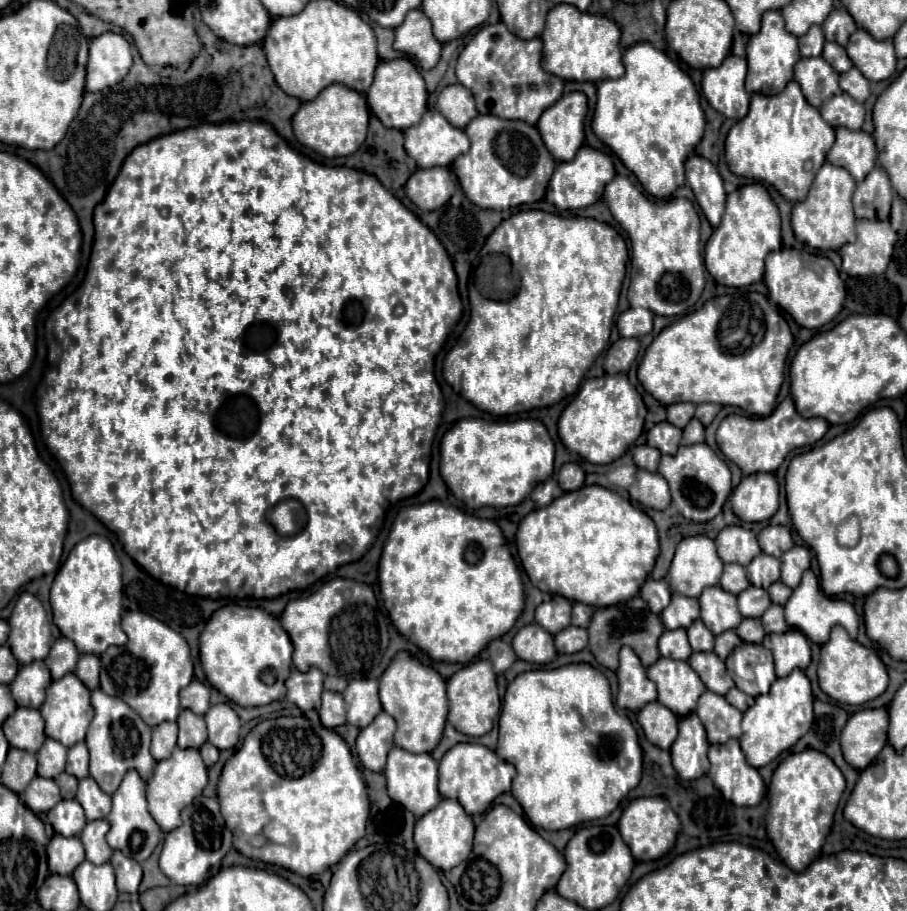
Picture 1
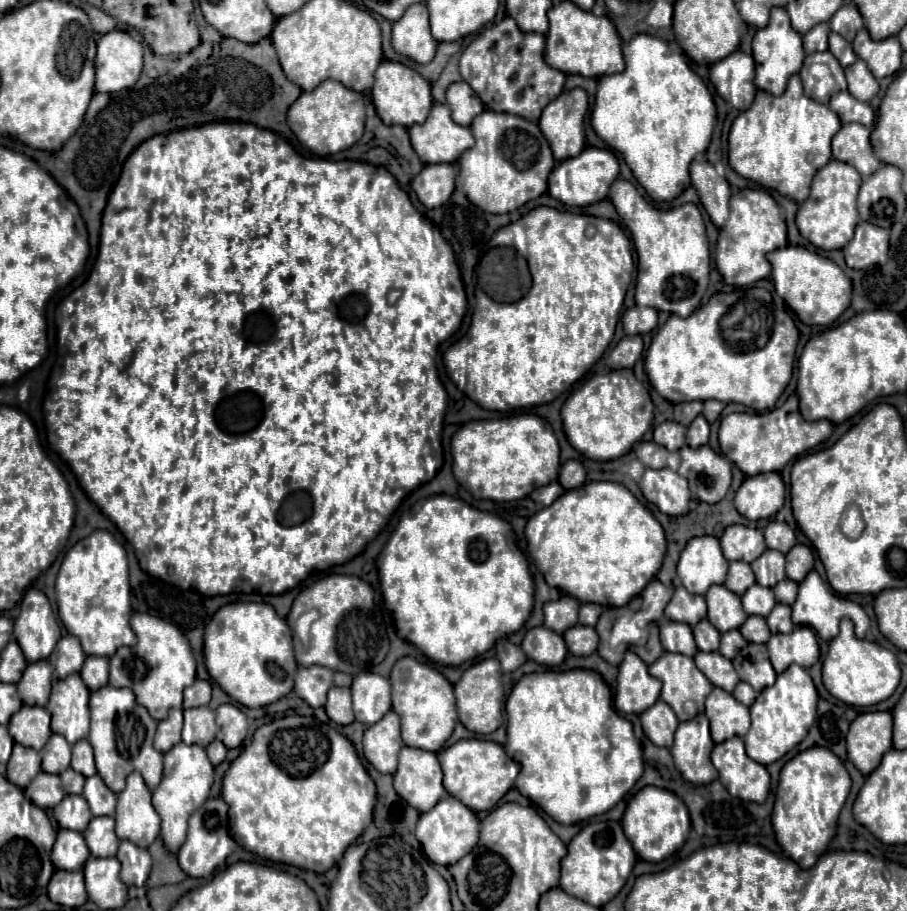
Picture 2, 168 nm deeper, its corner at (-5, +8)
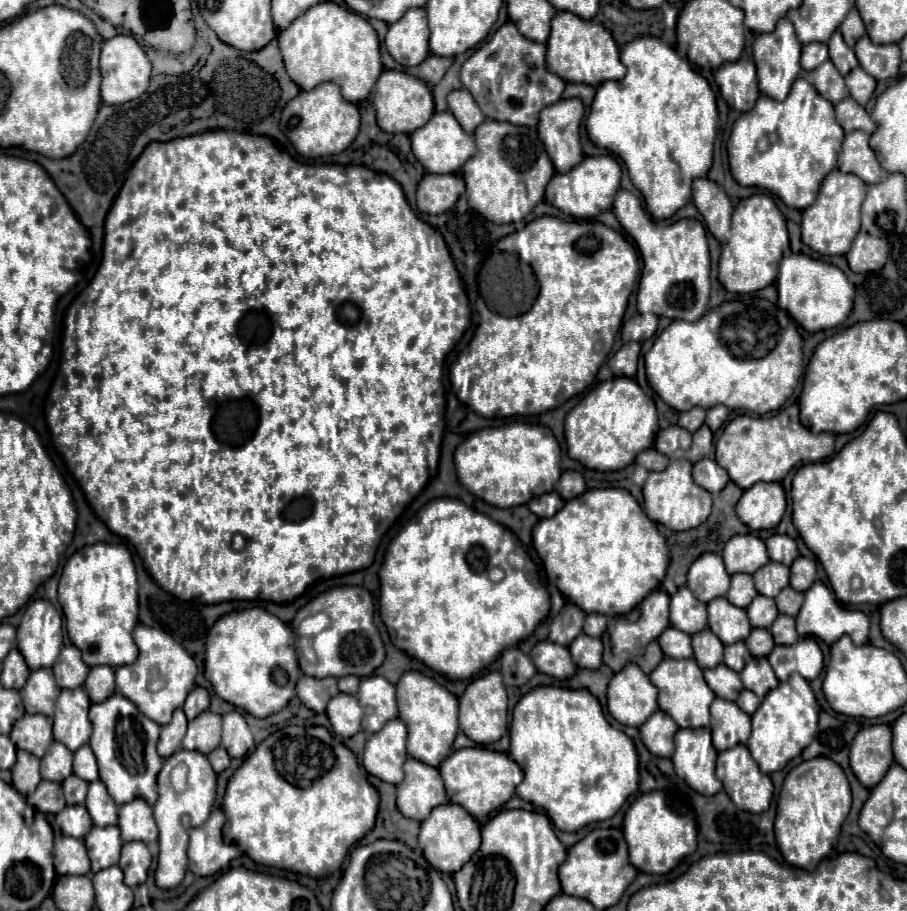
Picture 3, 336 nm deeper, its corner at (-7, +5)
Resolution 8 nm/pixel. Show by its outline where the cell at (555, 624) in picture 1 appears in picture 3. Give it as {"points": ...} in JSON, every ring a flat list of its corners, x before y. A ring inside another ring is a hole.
{"points":[[568,602,562,612,554,618,552,626,550,626,550,638,552,642,560,642,560,646,568,646,572,642,572,638,576,638,576,634,582,632,582,624,584,624,586,612,580,610,576,604]]}

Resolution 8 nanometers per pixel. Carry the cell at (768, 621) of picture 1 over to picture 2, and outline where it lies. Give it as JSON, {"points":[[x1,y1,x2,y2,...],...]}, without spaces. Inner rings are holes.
{"points":[[776,603,774,611,766,617,766,623,772,633,790,633,794,629,794,623,790,619,790,605]]}

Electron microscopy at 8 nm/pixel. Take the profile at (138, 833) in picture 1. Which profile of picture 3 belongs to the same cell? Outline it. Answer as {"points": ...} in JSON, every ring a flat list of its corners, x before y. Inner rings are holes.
{"points":[[136,798,130,804,120,806,118,826,124,842,140,840,148,844,158,838,158,828,152,816,152,808,142,798]]}

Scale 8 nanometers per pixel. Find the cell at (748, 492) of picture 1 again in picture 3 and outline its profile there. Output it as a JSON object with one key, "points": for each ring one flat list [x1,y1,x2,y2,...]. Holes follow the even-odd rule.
{"points":[[758,482,756,486,752,486,750,490,744,490,738,506,736,506,736,514,738,518,750,528,750,530,770,530,776,528,784,516,786,510,786,496,784,490,778,482]]}

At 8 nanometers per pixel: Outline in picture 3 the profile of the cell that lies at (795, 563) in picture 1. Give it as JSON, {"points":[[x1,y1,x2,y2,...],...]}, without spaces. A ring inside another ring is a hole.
{"points":[[796,558,796,562,792,562,790,566,790,586,794,590,808,590,808,586,812,586,812,582,816,580,816,562,810,558]]}

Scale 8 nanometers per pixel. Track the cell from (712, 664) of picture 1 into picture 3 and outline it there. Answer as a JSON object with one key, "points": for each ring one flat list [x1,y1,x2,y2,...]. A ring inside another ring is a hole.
{"points":[[724,664,704,670,704,678,706,678,708,686,712,686,712,692,718,698,724,698,730,702,734,702,738,698,738,694,744,690,740,674,734,670,728,670,728,666,724,666]]}

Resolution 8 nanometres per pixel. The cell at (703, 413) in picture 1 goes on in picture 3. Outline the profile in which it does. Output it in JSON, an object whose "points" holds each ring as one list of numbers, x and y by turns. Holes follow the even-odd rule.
{"points":[[714,406,714,408,706,410,706,424,710,426,712,432,716,432,724,424,726,418,728,418,728,408,726,406]]}

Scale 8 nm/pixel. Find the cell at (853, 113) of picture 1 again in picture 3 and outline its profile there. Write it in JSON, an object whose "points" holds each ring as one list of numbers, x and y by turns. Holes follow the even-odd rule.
{"points":[[844,98,836,104,836,120,840,122,846,134,852,130,864,130,866,134,872,134,876,130,876,122,854,98]]}

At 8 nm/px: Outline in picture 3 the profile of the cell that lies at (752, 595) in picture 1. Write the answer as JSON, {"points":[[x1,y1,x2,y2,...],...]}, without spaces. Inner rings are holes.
{"points":[[756,596,746,610,748,610,748,618,752,622,752,628,764,626,768,630,768,626,772,626,772,622,778,616,776,602,772,598,766,598,766,596]]}

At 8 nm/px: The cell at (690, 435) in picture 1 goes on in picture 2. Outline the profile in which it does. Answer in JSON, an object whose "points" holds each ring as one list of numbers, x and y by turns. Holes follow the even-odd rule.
{"points":[[698,415,698,419,694,419,694,423,690,423,690,427,688,427,686,443,688,443,690,447,706,445,706,443,708,443,708,435,710,435,708,421,706,421,702,415]]}

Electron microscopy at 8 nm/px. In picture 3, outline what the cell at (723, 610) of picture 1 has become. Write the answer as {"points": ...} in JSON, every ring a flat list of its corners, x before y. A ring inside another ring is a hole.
{"points":[[714,598,708,602,708,626,724,644,740,642,748,638,752,630,746,610,732,606,726,598]]}

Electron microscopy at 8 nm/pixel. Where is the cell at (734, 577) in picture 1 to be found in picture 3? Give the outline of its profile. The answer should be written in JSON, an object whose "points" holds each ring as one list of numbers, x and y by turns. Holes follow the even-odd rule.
{"points":[[734,574,726,598,728,598,728,602,732,602,734,606,746,608,748,602,752,602,752,598,756,598,756,594,758,594,758,592,756,592,756,588,754,588,754,582,752,582,752,576,750,576,750,574]]}

